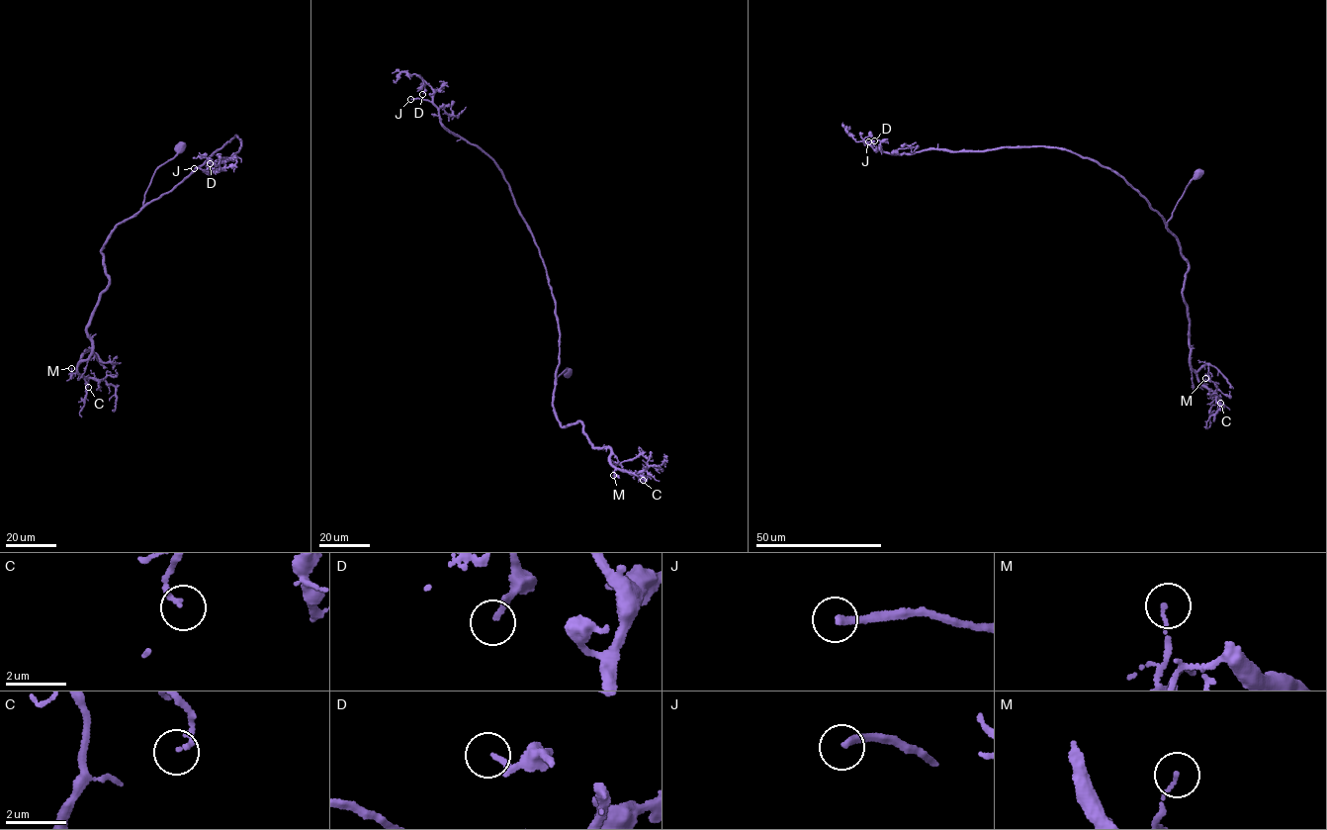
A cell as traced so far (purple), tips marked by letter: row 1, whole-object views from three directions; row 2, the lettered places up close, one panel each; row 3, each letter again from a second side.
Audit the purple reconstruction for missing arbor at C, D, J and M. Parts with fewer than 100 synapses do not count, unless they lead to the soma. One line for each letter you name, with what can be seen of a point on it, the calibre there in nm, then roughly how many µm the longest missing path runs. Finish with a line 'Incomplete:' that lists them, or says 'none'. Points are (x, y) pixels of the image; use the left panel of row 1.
J: at (194, 168); 200 nm thick; about 15 µm are missing
Incomplete: J

